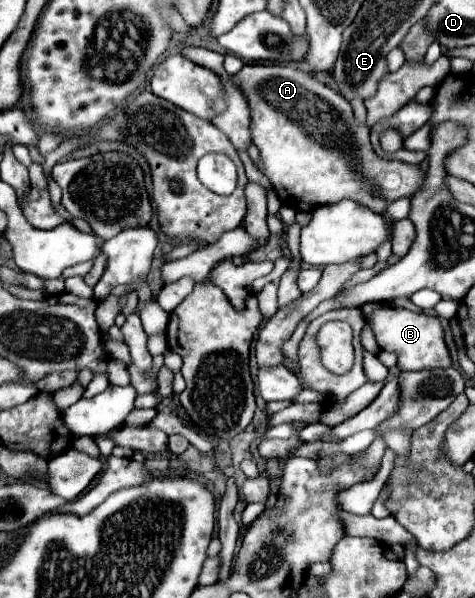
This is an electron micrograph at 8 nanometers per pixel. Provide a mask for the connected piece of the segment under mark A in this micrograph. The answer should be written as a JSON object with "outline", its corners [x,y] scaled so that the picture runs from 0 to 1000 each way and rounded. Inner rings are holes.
{"outline":[[[381,77],[381,94],[394,100],[406,100],[411,107],[427,114],[444,114],[461,130],[491,134],[503,151],[516,157],[524,187],[528,187],[528,231],[537,244],[545,247],[545,288],[562,294],[571,311],[583,324],[592,324],[592,334],[600,331],[600,341],[613,348],[625,348],[634,355],[651,355],[663,344],[701,341],[722,331],[739,331],[785,355],[806,358],[811,344],[840,331],[869,331],[874,321],[886,314],[895,291],[882,278],[848,274],[848,271],[823,271],[806,268],[785,254],[785,244],[777,237],[777,214],[756,211],[747,204],[743,184],[714,154],[693,147],[688,140],[672,137],[659,124],[625,117],[617,110],[512,110],[499,127],[482,127],[469,117],[469,94],[419,77]]]}

